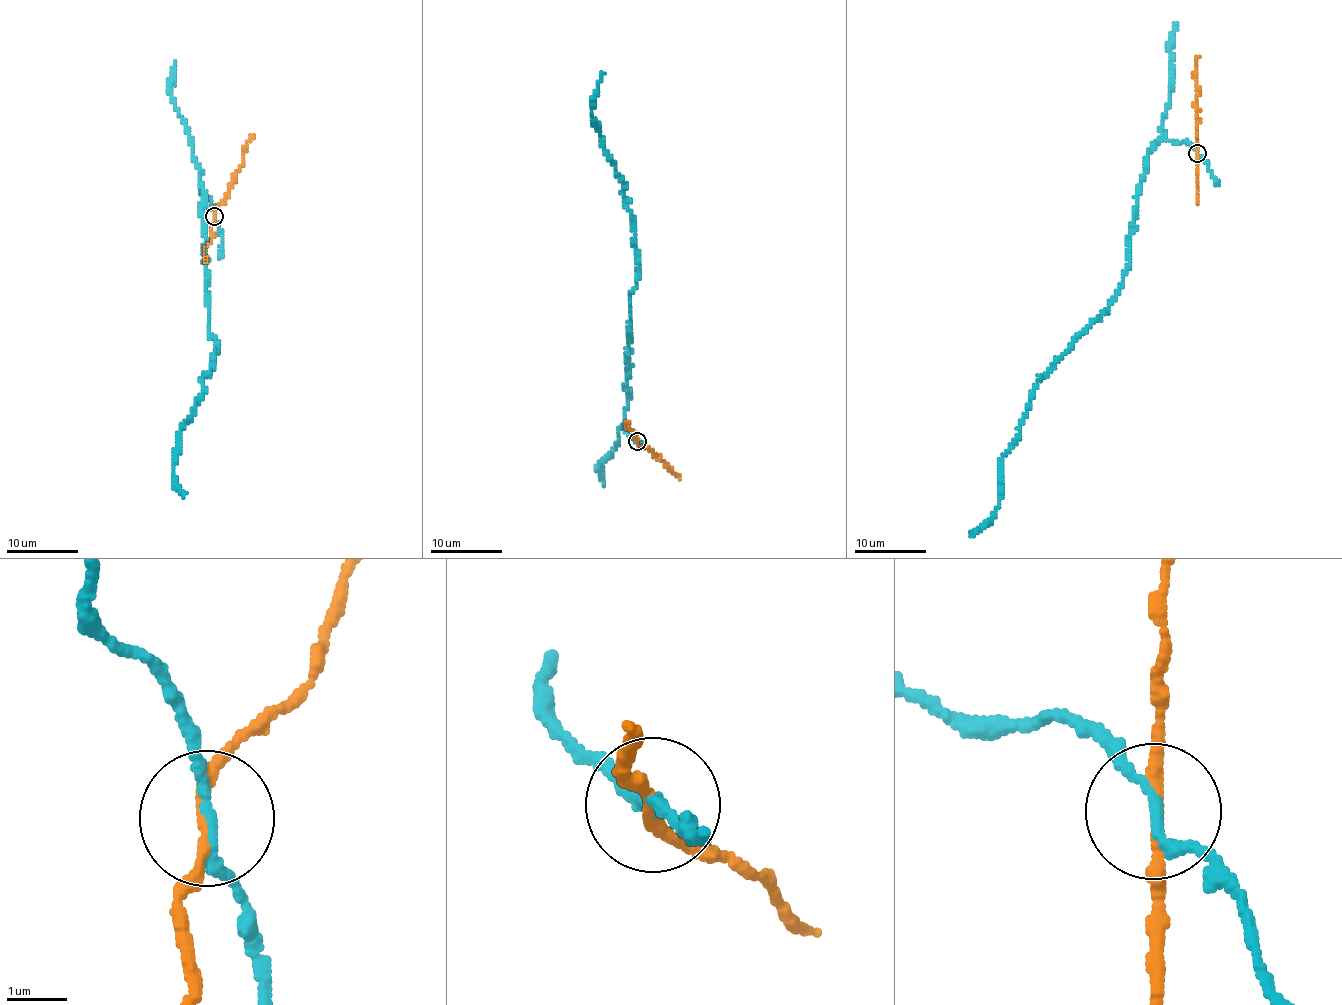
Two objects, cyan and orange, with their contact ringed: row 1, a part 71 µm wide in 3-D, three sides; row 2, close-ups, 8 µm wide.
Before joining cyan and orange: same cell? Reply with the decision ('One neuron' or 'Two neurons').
Two neurons

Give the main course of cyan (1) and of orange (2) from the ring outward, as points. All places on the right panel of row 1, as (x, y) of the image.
1: (1196, 153), (1165, 140), (1148, 153), (1118, 294), (1036, 385), (999, 464), (1000, 506), (971, 535)
2: (1196, 153), (1196, 101), (1199, 94), (1195, 65), (1199, 56)

